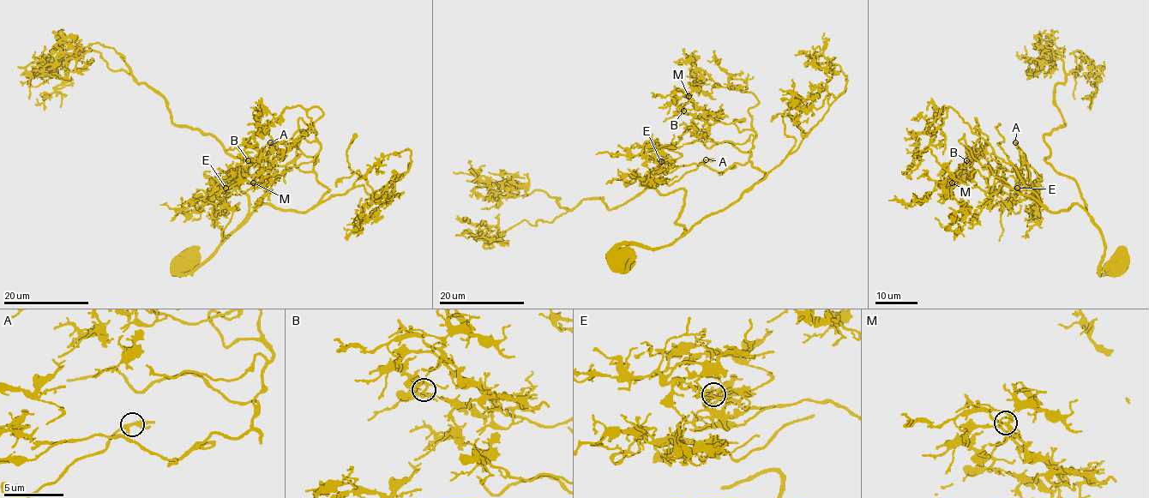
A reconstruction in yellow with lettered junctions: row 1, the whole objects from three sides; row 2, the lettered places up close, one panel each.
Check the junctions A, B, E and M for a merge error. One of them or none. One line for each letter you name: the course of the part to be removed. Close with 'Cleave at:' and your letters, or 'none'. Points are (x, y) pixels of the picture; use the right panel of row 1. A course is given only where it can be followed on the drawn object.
Cleave at: none

